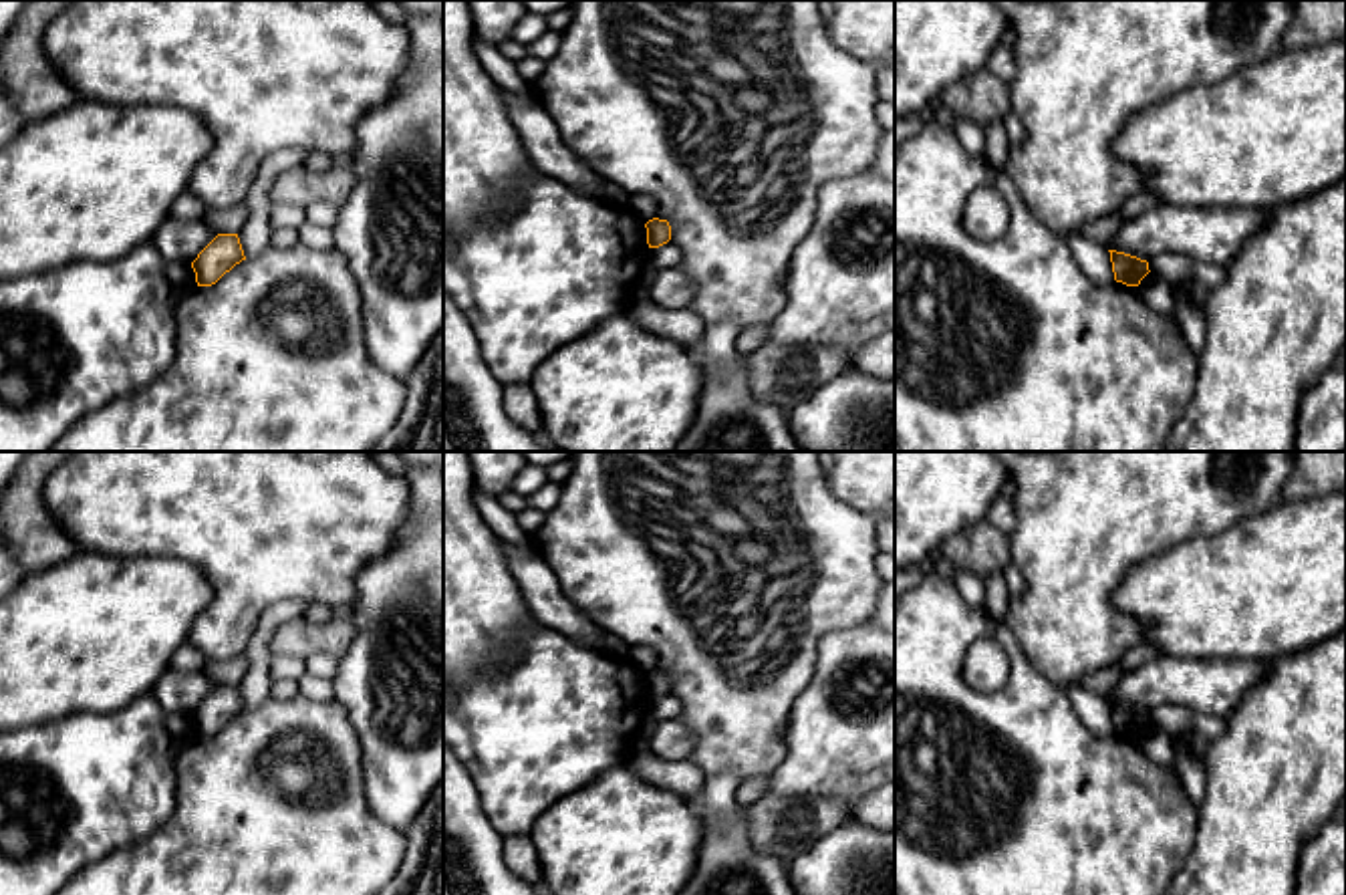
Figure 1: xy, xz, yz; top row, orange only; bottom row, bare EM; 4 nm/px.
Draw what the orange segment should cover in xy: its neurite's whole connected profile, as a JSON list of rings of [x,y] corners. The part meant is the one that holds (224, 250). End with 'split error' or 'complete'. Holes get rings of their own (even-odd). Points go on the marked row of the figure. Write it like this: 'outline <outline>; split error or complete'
outline [[[218,234],[191,262],[197,286],[216,284],[242,260],[246,260],[246,256],[238,234]]]; complete

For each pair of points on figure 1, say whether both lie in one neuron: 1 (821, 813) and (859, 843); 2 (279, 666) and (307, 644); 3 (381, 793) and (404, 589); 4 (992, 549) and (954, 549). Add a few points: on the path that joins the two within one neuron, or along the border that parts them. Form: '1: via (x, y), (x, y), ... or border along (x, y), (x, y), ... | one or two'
1: border along (851, 813), (796, 853) | two
2: border along (273, 656), (299, 656), (303, 660) | two
3: via (383, 742), (383, 640) | one
4: via (982, 549), (964, 549) | one

